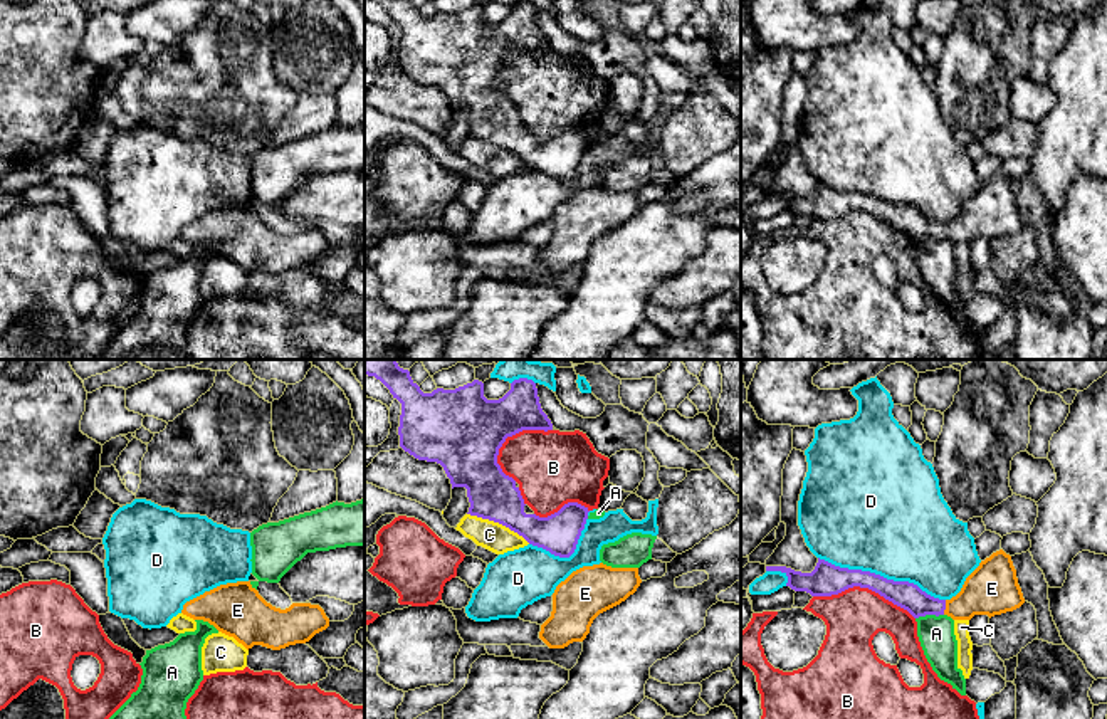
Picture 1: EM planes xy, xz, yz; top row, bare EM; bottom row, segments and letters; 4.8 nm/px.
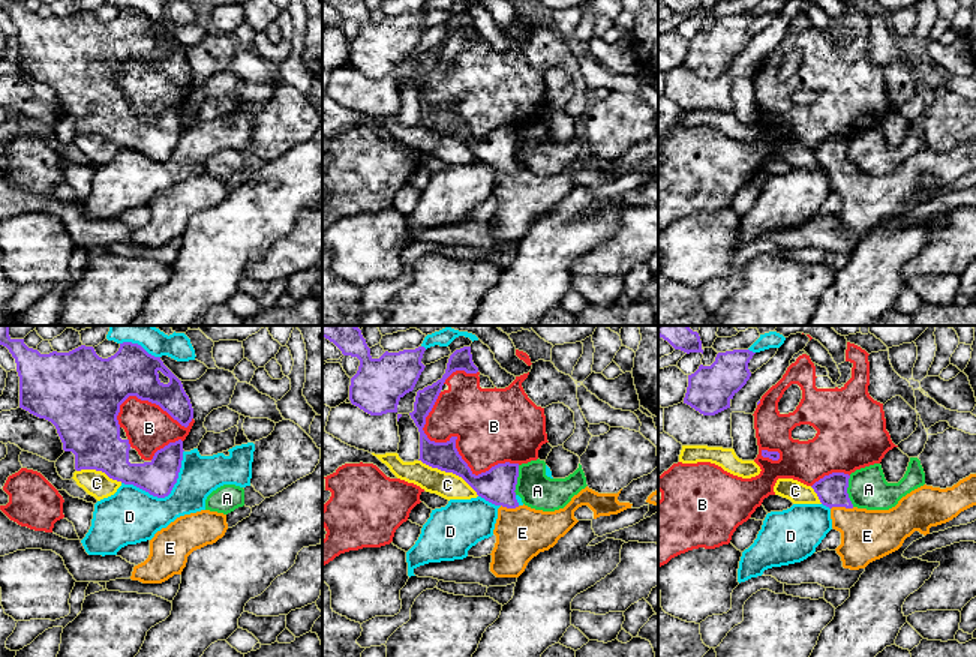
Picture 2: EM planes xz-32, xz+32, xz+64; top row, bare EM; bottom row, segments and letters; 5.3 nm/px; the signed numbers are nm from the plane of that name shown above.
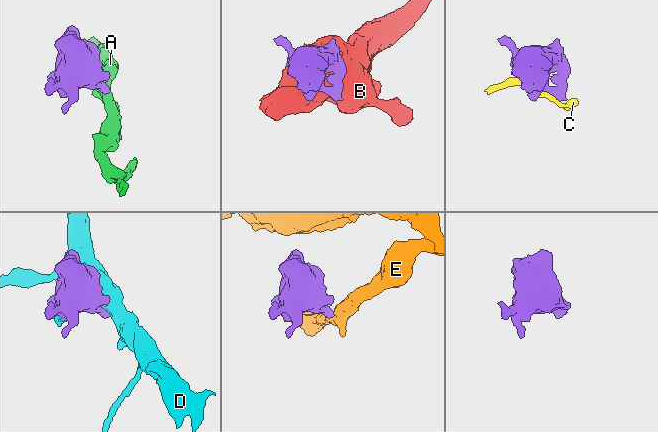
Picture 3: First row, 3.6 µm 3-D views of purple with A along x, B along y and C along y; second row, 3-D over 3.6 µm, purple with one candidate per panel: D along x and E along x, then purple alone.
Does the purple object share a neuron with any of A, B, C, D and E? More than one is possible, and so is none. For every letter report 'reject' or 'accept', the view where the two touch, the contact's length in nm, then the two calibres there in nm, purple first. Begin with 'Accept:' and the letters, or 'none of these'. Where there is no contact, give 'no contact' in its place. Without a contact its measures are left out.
Accept: E
A: reject | yz | 140 nm | 130/180 nm
B: reject | yz | 500 nm | 160/280 nm
C: reject | xz | 340 nm | 240/140 nm
D: reject | yz | 650 nm | 140/500 nm
E: accept | yz | 70 nm | 130/240 nm

